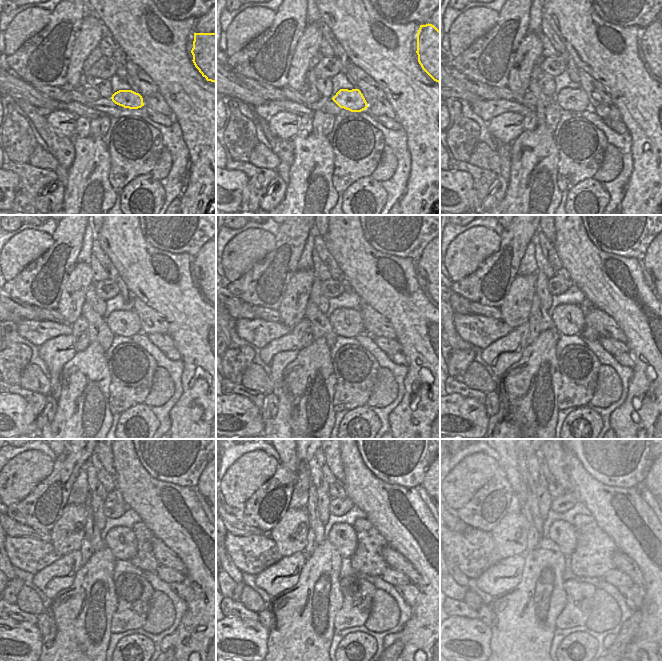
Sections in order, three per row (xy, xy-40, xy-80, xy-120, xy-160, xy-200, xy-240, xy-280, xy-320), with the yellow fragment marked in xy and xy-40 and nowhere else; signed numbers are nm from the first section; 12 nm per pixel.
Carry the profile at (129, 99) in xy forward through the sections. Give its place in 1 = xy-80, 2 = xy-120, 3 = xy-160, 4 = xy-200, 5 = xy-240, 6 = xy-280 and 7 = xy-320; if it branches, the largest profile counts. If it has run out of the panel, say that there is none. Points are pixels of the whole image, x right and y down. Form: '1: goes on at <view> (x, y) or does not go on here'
1: goes on at xy-80 (572, 100)
2: goes on at xy-120 (125, 323)
3: goes on at xy-160 (345, 322)
4: goes on at xy-200 (569, 320)
5: goes on at xy-240 (122, 542)
6: goes on at xy-280 (342, 536)
7: goes on at xy-320 (561, 532)

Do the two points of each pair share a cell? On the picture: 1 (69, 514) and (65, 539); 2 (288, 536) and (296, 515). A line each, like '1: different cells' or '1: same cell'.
1: same cell
2: same cell

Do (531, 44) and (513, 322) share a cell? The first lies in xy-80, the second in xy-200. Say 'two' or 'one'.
one

